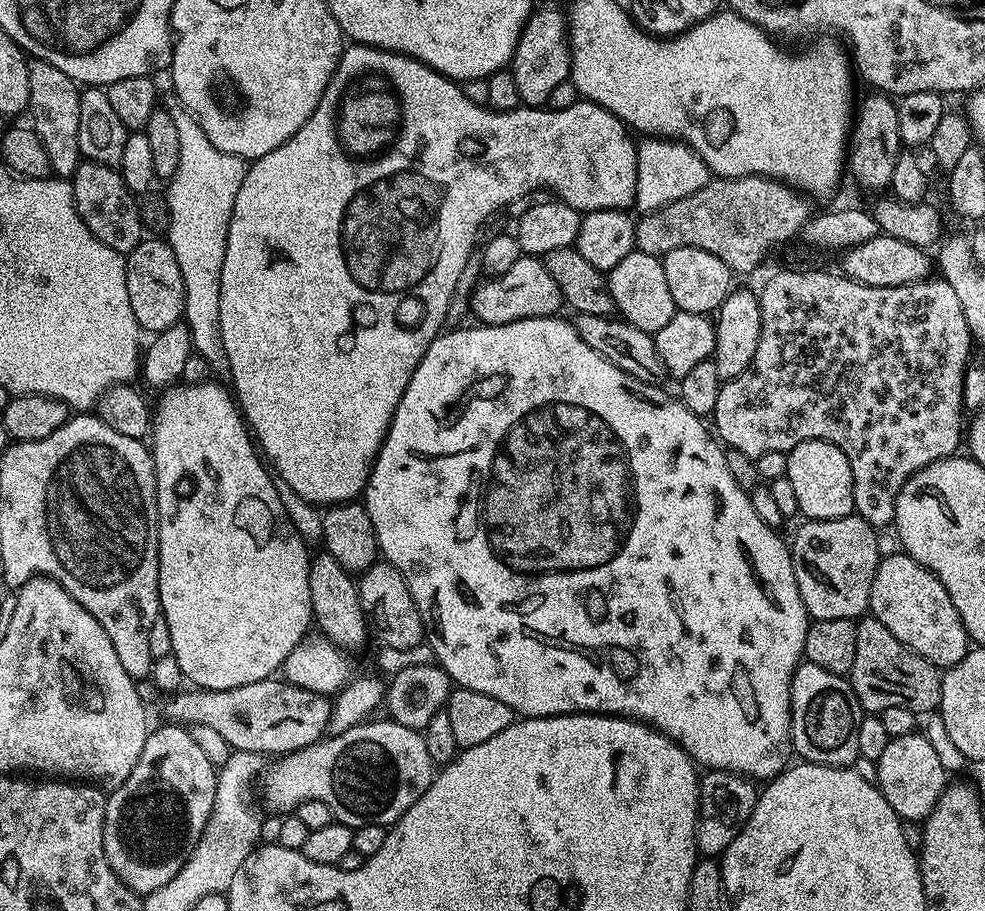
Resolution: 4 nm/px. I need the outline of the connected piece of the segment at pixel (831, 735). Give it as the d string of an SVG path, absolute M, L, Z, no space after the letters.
M802 662L796 667L796 672L792 676L792 747L801 761L835 768L855 765L860 754L858 726L861 719L860 703L851 683L845 677L830 674L830 670L822 670L822 666L814 666L807 662Z

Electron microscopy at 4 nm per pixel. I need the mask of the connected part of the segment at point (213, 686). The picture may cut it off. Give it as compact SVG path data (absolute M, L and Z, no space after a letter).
M205 382L202 384L186 384L177 383L175 386L167 389L163 393L164 396L160 400L160 405L155 405L154 415L152 417L152 427L150 429L150 451L152 454L152 465L156 471L156 497L158 498L158 558L160 565L158 566L158 590L160 591L160 611L166 618L166 626L170 630L170 642L172 643L172 657L178 662L178 666L182 666L182 674L185 681L189 685L197 688L206 688L208 691L214 690L230 690L234 686L246 686L250 682L258 682L259 680L267 680L275 677L281 671L286 662L286 658L296 647L300 641L309 635L310 629L313 627L312 607L310 606L310 570L308 569L308 561L310 559L309 545L305 544L302 537L299 536L298 530L295 529L294 522L287 516L286 508L282 506L281 499L278 498L278 492L274 488L273 473L266 467L265 461L262 459L261 453L258 451L257 445L254 443L253 437L250 435L250 429L242 415L240 408L233 393L224 384L220 382Z

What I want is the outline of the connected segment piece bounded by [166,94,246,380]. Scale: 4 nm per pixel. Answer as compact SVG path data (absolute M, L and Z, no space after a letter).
M174 94L169 95L166 111L170 114L170 118L174 118L174 127L178 129L178 170L166 184L168 188L166 203L170 214L166 242L174 250L174 258L178 258L178 270L182 270L182 286L184 287L182 318L191 332L193 351L206 358L210 362L213 373L224 380L229 377L229 360L226 358L225 347L222 346L220 328L222 262L226 258L226 238L234 210L234 198L238 198L238 190L244 181L246 164L239 156L231 156L218 150L218 146L214 146L214 142L210 142L210 138L202 134L202 126L194 122L192 115L181 106L180 99Z

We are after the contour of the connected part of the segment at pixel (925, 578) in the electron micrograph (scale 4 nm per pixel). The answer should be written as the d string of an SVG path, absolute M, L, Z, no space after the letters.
M896 550L893 556L885 555L881 559L870 586L868 606L871 615L876 616L878 622L882 622L882 626L886 626L886 630L890 630L894 638L898 638L898 642L902 642L911 652L918 653L941 670L962 662L969 650L968 632L962 626L962 618L958 618L958 610L954 610L954 602L950 602L950 594L946 594L946 586L938 582L931 570L903 551Z

